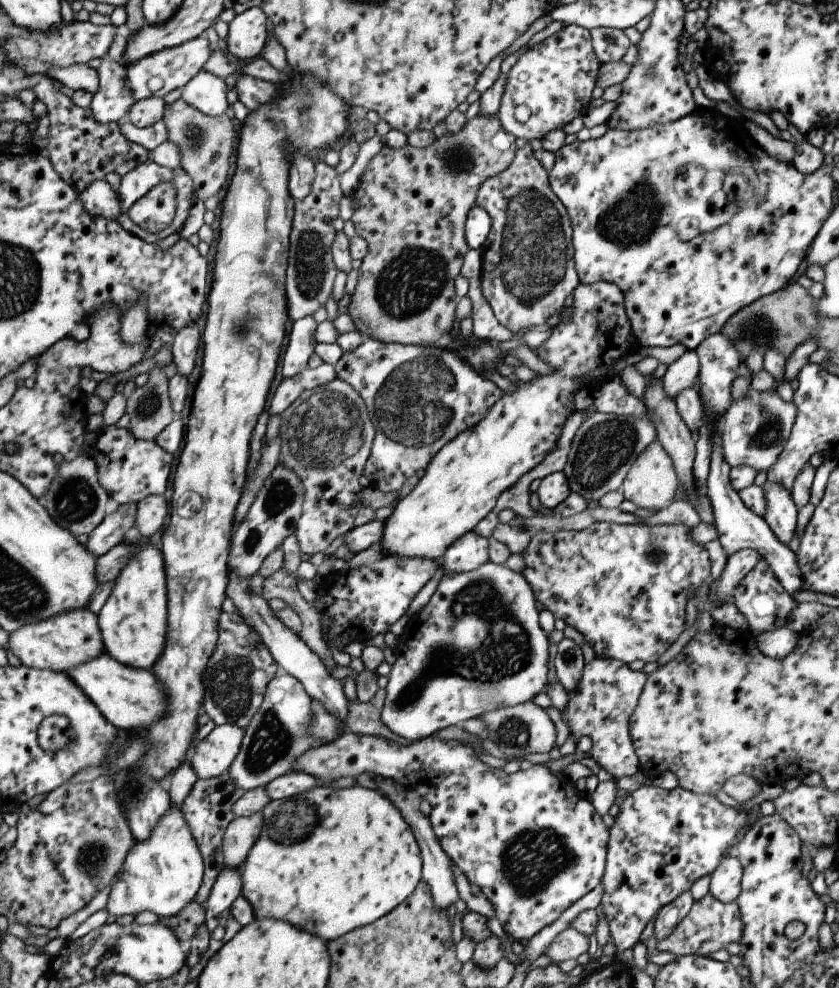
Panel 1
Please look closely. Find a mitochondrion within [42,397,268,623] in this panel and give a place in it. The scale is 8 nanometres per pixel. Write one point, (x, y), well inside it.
(74, 500)

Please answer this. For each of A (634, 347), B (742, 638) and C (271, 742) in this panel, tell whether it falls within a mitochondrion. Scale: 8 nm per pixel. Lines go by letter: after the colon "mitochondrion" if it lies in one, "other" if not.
A: other
B: other
C: mitochondrion

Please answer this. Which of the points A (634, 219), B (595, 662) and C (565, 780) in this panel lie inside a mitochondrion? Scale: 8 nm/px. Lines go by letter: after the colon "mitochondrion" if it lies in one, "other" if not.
A: mitochondrion
B: other
C: other

